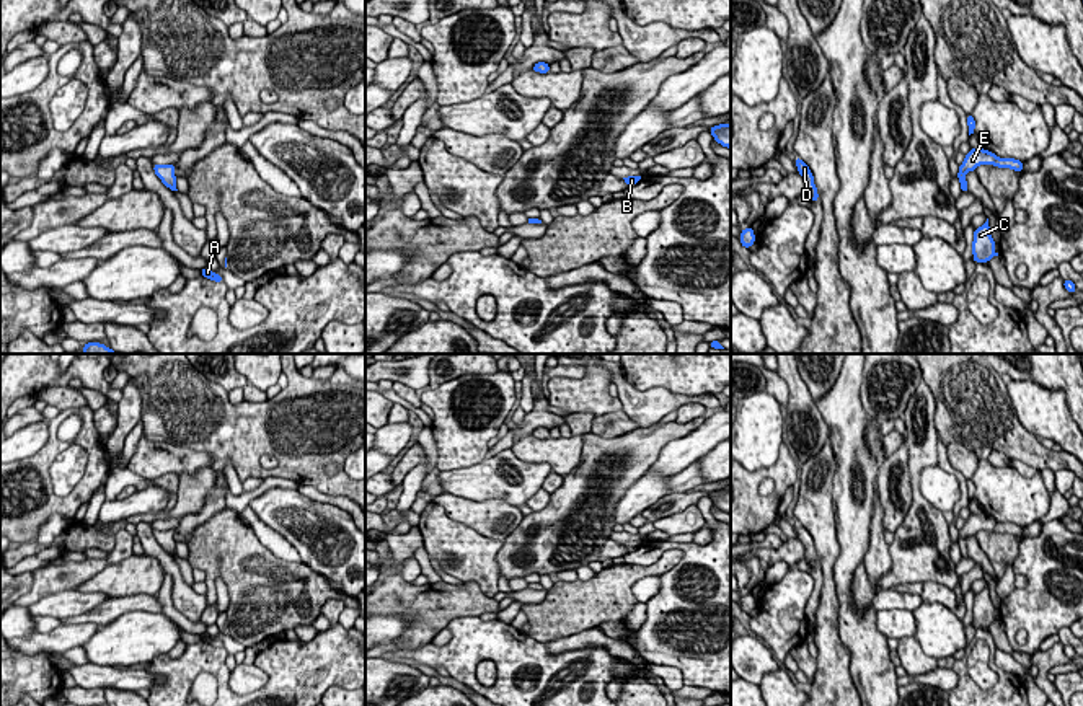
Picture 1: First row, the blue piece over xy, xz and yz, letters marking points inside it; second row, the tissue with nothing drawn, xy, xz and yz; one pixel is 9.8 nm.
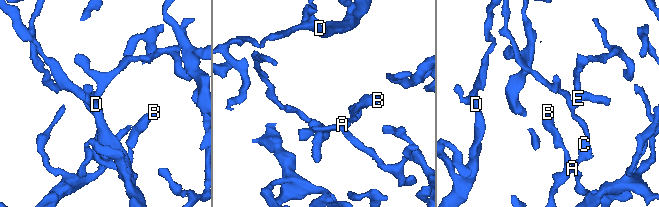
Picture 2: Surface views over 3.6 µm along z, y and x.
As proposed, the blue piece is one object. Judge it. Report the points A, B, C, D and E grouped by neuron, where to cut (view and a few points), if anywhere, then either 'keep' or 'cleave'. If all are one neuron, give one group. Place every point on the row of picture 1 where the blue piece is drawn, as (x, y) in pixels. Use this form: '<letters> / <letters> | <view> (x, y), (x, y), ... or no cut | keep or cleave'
A B C D E | no cut | keep

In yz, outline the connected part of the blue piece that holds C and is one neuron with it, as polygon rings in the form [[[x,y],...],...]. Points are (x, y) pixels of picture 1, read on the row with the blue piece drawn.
[[[988,218],[987,222],[974,230],[974,241],[972,241],[972,259],[979,263],[988,263],[993,256],[998,256],[995,251],[995,241],[990,235]]]

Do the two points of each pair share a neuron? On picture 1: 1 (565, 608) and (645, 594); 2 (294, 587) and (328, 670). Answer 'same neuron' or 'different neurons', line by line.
1: different neurons
2: different neurons

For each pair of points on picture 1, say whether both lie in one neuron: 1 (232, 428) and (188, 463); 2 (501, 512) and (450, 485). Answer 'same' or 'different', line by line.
1: different
2: different

